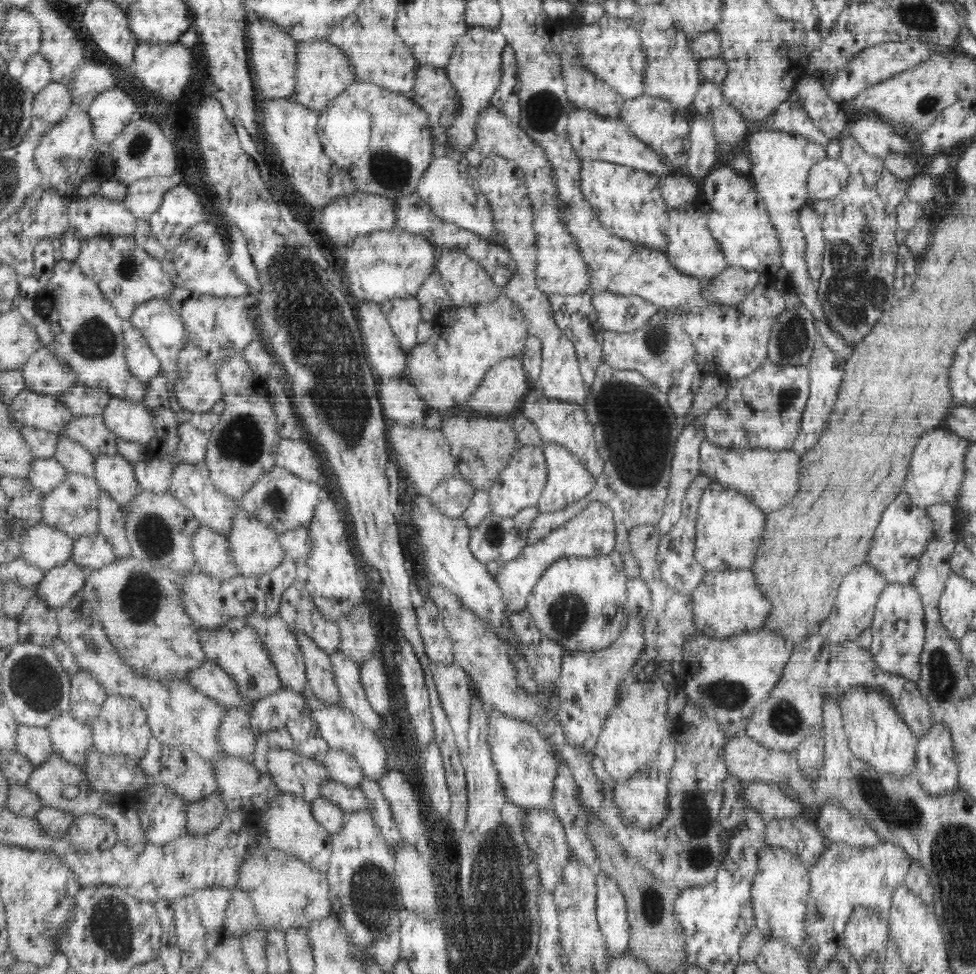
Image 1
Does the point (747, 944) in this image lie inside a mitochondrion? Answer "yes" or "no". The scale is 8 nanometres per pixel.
no

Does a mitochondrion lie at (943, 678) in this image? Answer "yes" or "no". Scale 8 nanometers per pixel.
yes

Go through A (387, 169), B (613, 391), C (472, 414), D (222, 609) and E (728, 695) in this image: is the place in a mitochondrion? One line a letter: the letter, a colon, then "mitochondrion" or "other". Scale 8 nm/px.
A: mitochondrion
B: mitochondrion
C: other
D: other
E: mitochondrion

